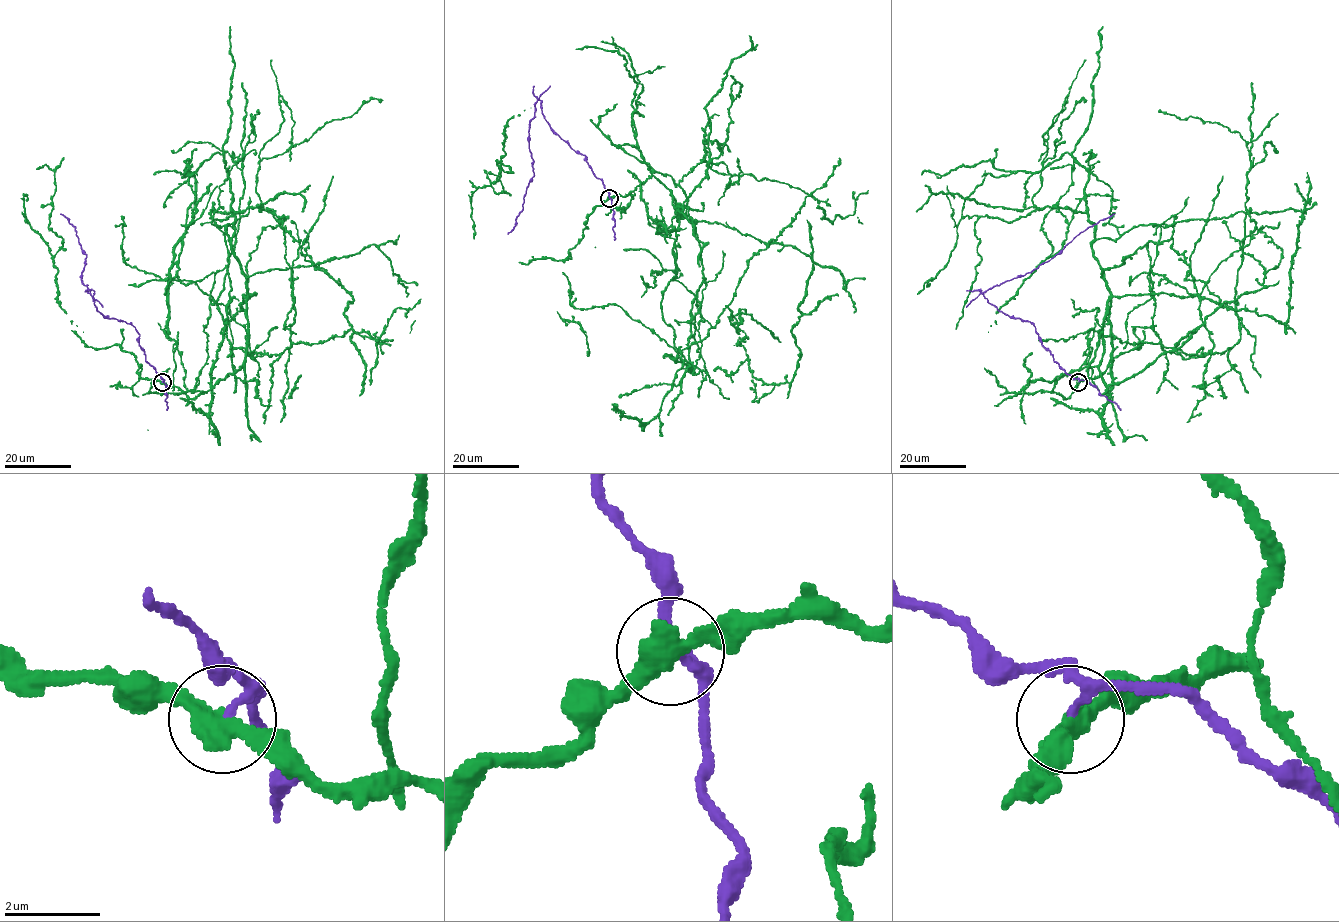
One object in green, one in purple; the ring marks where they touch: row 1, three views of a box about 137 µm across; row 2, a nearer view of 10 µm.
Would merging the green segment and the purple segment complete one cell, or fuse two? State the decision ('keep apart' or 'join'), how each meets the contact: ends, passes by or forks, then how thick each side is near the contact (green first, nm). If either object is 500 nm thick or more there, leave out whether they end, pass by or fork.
keep apart; green passes by; purple passes by; calibres 440 and 120 nm

